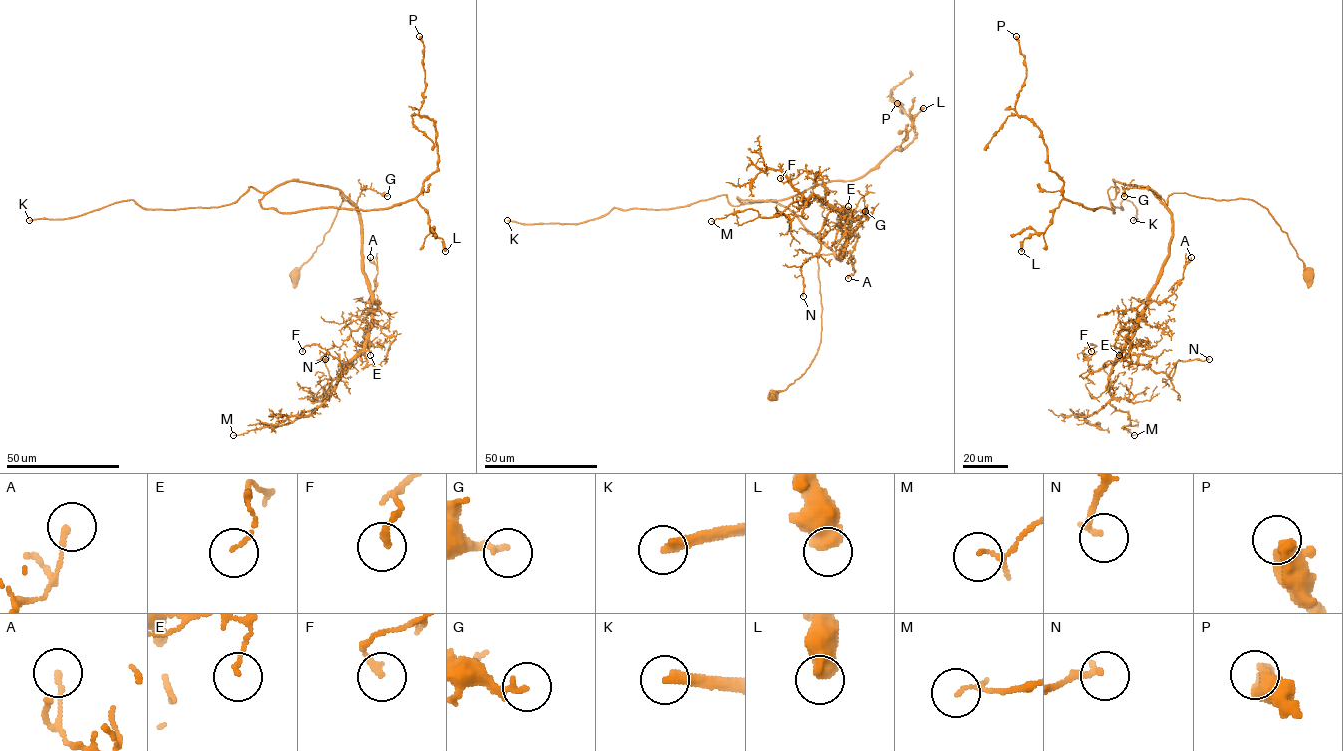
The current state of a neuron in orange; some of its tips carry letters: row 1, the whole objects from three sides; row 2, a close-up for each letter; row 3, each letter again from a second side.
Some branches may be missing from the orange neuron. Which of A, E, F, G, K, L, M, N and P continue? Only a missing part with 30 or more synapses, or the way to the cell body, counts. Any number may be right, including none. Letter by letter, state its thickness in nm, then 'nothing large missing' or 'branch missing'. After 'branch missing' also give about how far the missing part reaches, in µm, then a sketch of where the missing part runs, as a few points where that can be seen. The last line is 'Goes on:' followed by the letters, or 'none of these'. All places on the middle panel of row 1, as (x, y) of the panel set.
A: 150 nm thick; nothing large missing
E: 90 nm thick; nothing large missing
F: 200 nm thick; nothing large missing
G: 170 nm thick; nothing large missing
K: 320 nm thick; branch missing; about 250 µm are missing
L: 600 nm thick; nothing large missing
M: 80 nm thick; nothing large missing
N: 160 nm thick; nothing large missing
P: 550 nm thick; nothing large missing
Goes on: K

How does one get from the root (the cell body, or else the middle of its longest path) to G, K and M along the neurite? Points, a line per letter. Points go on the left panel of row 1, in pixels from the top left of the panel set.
G: (296, 277), (329, 230), (344, 200), (340, 193), (353, 206), (362, 188), (387, 196)
K: (296, 277), (339, 193), (355, 205), (337, 189), (285, 181), (219, 206), (127, 200), (29, 220)
M: (296, 277), (329, 230), (340, 193), (361, 222), (369, 339), (321, 406), (278, 427), (233, 435)

